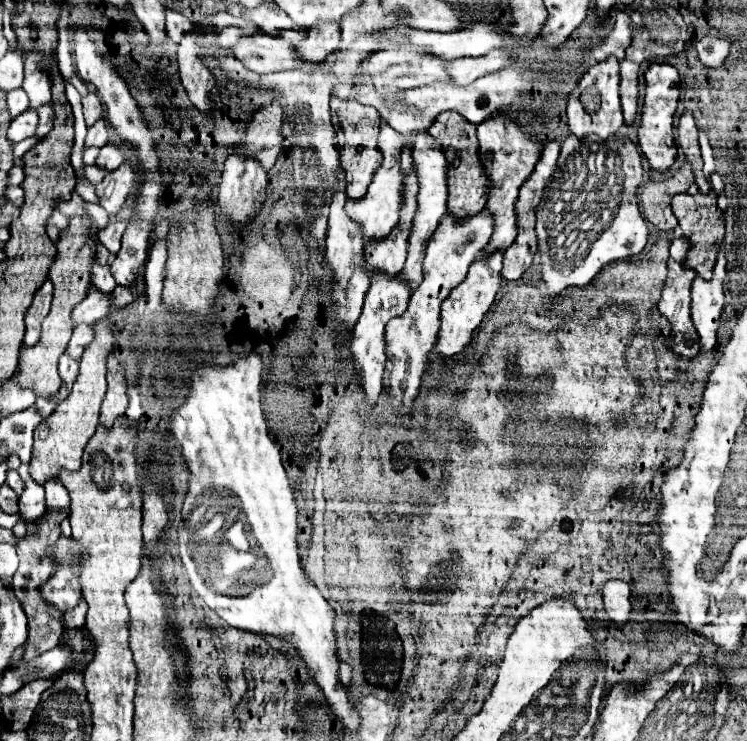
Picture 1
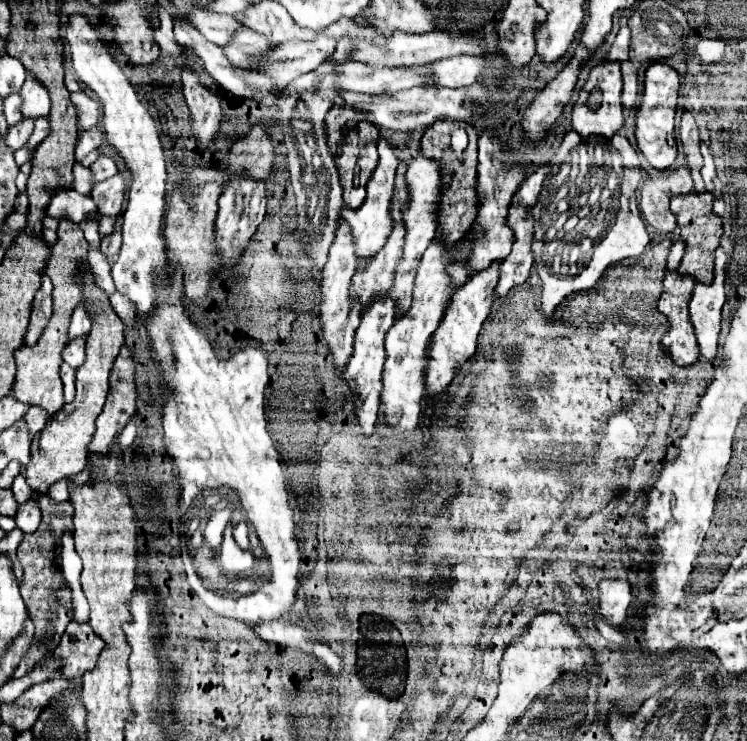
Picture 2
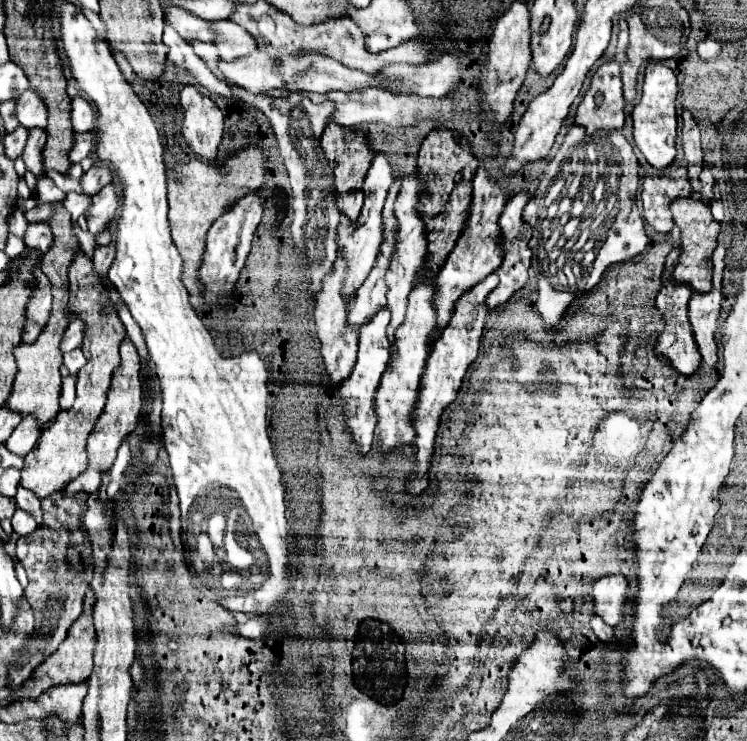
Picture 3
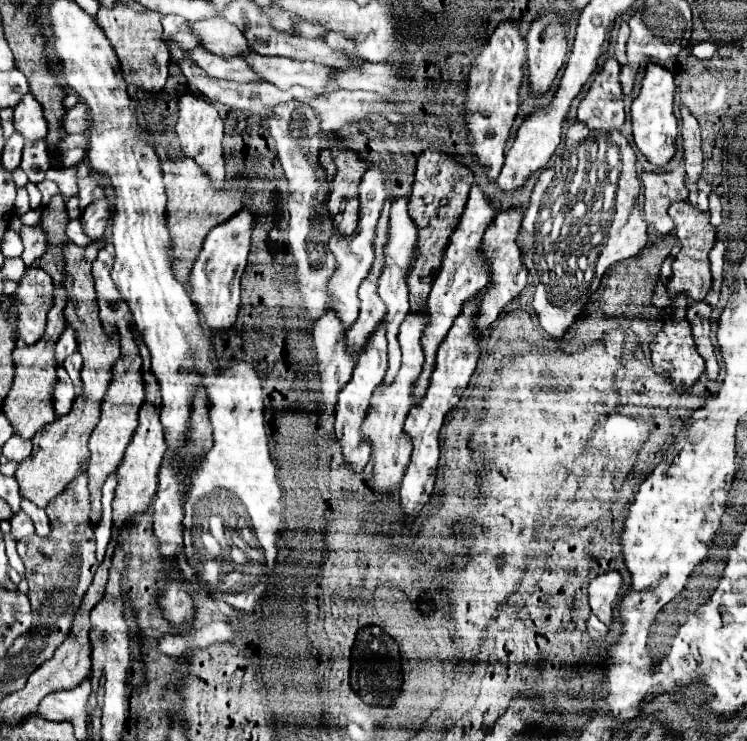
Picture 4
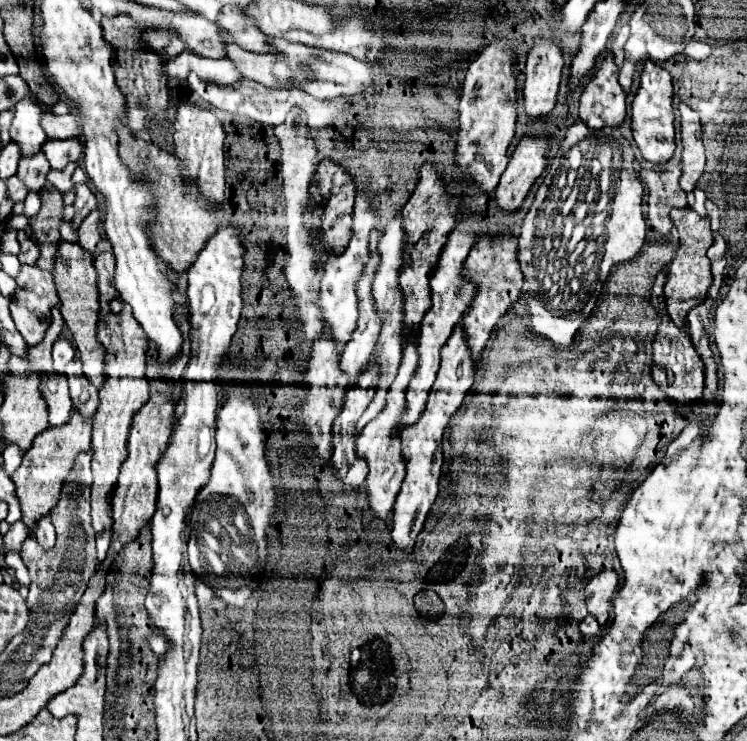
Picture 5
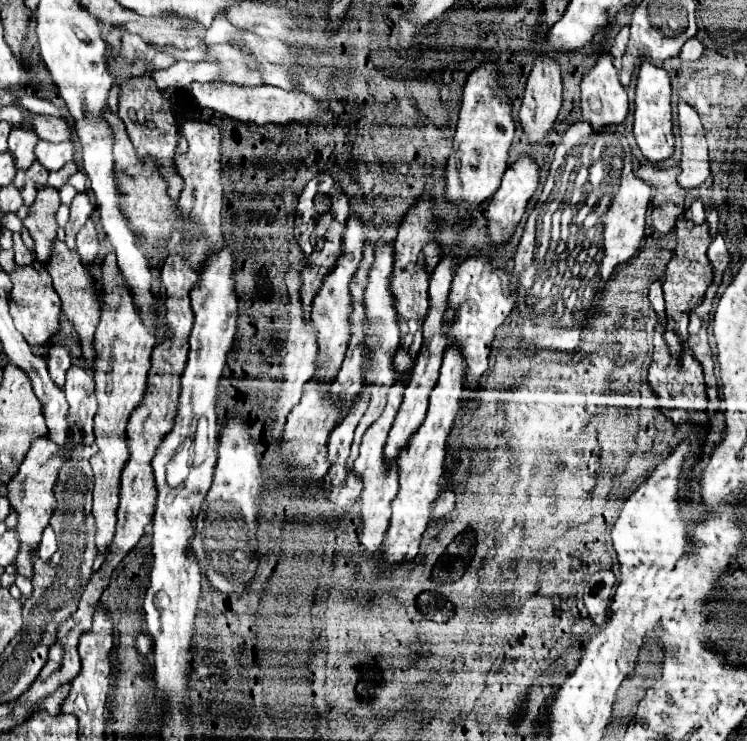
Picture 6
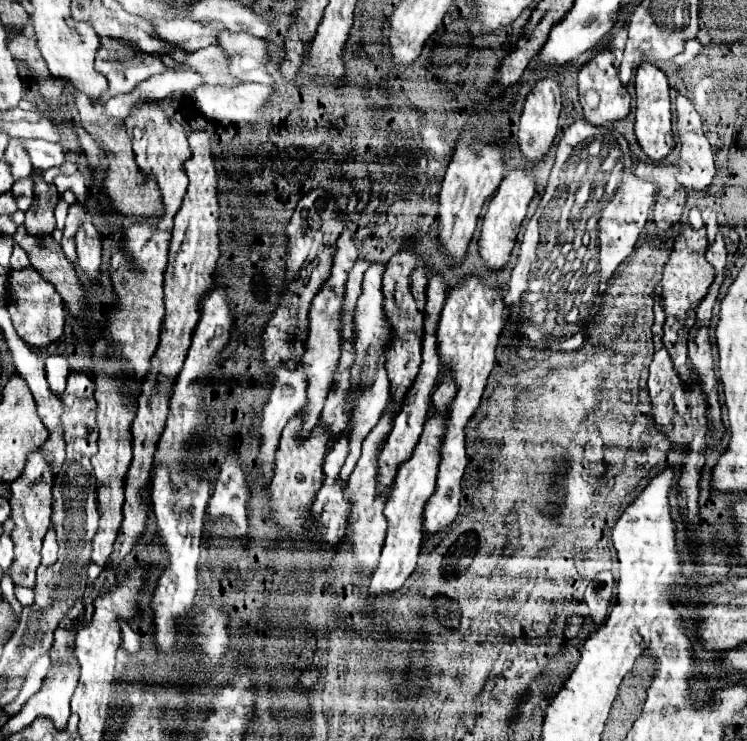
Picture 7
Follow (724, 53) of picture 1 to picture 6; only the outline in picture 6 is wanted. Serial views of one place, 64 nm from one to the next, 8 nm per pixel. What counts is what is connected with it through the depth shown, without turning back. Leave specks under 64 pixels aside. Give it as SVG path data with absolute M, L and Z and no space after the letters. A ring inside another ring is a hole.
M694 37L684 44L684 55L682 54L681 58L696 61L704 56L704 52L706 52L706 46L704 46L700 40Z

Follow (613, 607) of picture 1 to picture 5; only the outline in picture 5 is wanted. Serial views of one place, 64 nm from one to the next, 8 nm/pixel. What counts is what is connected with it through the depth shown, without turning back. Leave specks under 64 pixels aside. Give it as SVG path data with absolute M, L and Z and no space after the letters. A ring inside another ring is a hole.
M604 570L588 580L586 584L586 604L588 612L596 616L600 626L606 626L610 620L610 608L612 598L618 592L618 572L616 570Z

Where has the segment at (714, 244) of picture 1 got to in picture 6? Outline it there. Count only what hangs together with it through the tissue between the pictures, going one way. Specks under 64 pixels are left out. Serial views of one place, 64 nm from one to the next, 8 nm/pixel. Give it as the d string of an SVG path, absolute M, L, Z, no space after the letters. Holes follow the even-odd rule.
M680 216L676 220L676 250L674 250L674 258L670 260L666 274L664 274L664 300L666 300L666 316L668 316L668 324L666 324L666 344L670 348L670 352L674 356L680 354L682 350L682 342L686 342L688 336L688 314L692 312L692 308L696 308L702 300L704 300L704 292L706 288L712 284L712 266L710 260L706 256L708 244L710 244L710 234L708 234L708 224L694 224L692 220Z

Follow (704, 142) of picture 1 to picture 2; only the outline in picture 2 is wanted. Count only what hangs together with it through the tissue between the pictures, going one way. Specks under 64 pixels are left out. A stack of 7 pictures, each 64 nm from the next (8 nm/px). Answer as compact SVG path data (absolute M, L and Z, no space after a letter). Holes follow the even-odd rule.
M704 142L700 144L700 148L702 148L703 156L703 166L700 172L705 183L705 191L712 193L714 189L713 180L717 177L717 171L714 165L714 160L712 160L712 154L710 154L710 148L708 148Z

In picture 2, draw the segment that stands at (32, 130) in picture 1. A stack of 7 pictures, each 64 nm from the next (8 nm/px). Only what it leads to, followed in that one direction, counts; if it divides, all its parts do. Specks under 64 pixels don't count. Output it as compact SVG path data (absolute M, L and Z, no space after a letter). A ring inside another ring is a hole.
M20 120L16 122L10 130L8 130L8 136L6 136L6 144L12 148L12 150L18 150L20 146L24 146L28 142L28 136L32 134L32 128L34 128L34 120Z

